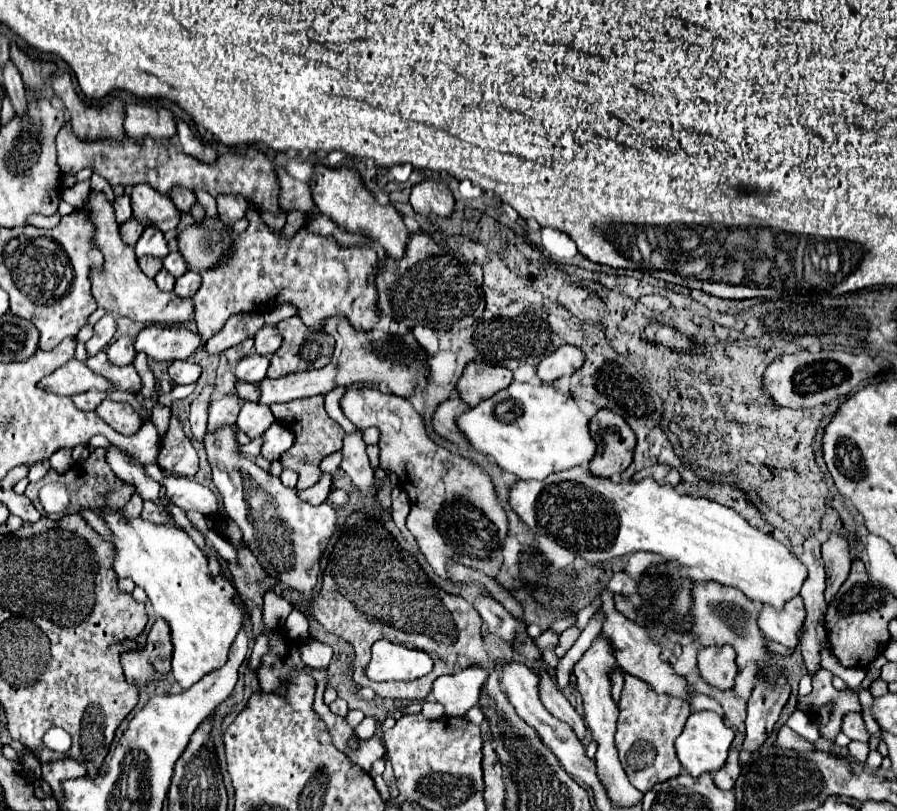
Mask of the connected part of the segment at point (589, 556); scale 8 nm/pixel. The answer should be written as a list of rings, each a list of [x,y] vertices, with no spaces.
[[[577,465],[567,471],[549,475],[543,481],[515,481],[509,487],[507,497],[517,517],[533,531],[551,537],[559,543],[573,547],[573,551],[585,561],[609,561],[635,551],[651,551],[663,555],[667,561],[677,561],[683,567],[699,569],[705,577],[719,581],[721,585],[741,589],[749,599],[775,609],[783,609],[787,601],[799,595],[803,581],[807,579],[807,567],[777,539],[751,527],[739,513],[709,499],[691,497],[679,493],[667,483],[659,483],[653,477],[641,481],[611,481],[593,475],[587,467]]]

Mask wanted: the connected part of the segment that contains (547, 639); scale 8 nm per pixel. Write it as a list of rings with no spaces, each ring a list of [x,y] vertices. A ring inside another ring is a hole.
[[[545,631],[545,633],[541,633],[537,639],[535,639],[535,643],[539,645],[539,649],[541,649],[541,653],[543,653],[543,661],[549,665],[549,667],[557,667],[559,665],[559,657],[555,655],[555,647],[557,647],[557,643],[559,643],[559,633],[555,633],[555,631]]]

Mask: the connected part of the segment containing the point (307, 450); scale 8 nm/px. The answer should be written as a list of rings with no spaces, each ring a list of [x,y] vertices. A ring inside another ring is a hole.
[[[315,395],[315,397],[307,397],[307,399],[295,399],[295,401],[287,401],[287,403],[277,403],[269,407],[275,413],[277,421],[285,421],[285,425],[293,431],[295,435],[295,445],[285,451],[281,455],[281,463],[283,467],[295,469],[299,473],[299,491],[309,489],[311,485],[315,485],[319,481],[319,463],[341,449],[341,439],[345,435],[345,431],[341,429],[341,425],[337,425],[325,411],[323,407],[323,395]]]

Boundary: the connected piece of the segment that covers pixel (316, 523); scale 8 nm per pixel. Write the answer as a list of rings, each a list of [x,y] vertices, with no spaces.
[[[225,425],[215,431],[207,431],[203,447],[213,471],[213,483],[219,489],[225,505],[225,513],[243,531],[243,543],[259,559],[259,563],[283,581],[289,589],[311,591],[319,575],[321,547],[337,529],[337,513],[329,503],[309,505],[299,499],[297,489],[289,489],[279,477],[263,471],[253,461],[239,453],[239,441],[235,437],[237,427]]]

